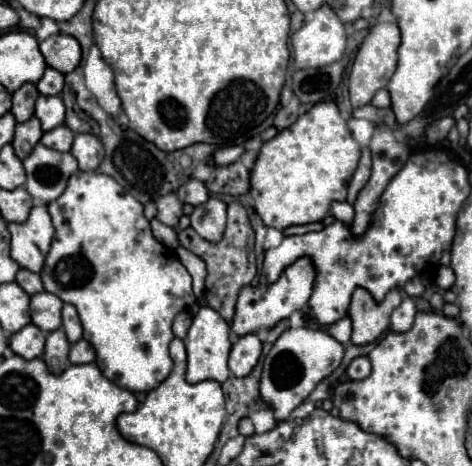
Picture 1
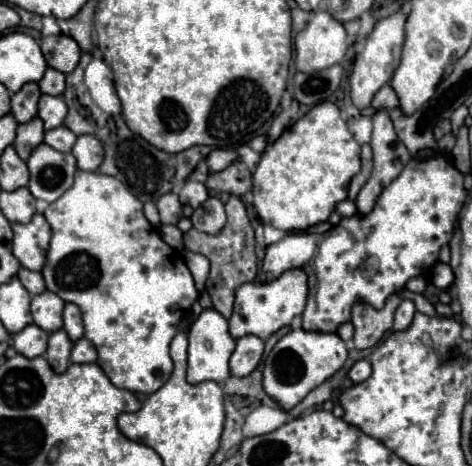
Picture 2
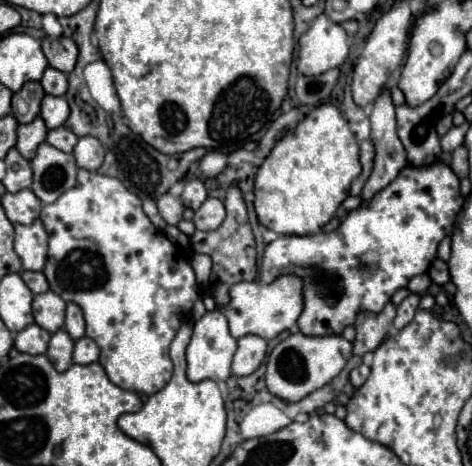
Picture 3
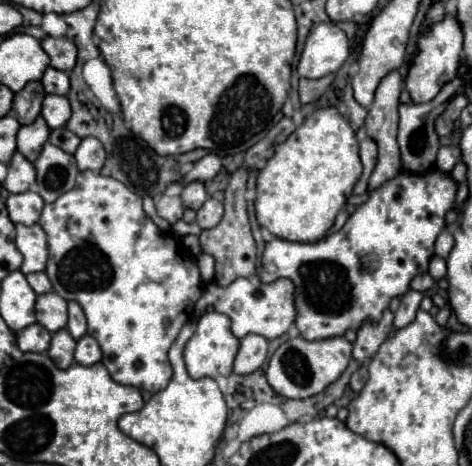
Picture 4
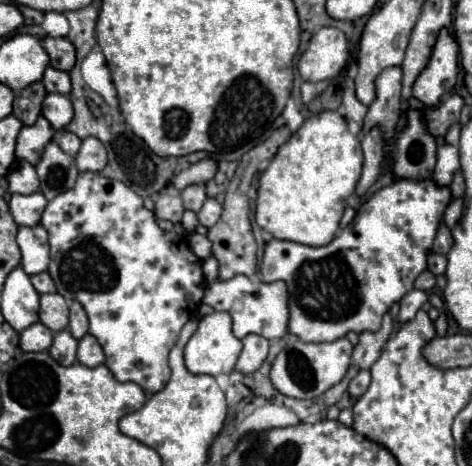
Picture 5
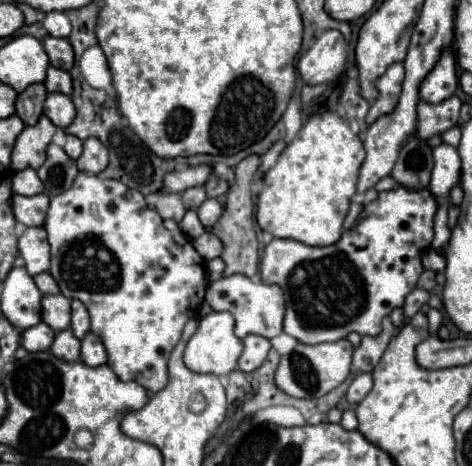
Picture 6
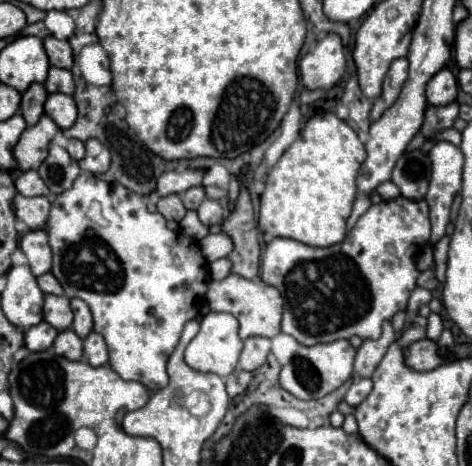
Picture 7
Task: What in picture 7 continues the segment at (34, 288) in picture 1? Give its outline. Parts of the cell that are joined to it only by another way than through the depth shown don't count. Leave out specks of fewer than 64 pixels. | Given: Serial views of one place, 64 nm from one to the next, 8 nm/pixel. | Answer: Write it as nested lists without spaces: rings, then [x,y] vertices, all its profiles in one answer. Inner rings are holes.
[[[46,272],[46,274],[42,274],[40,278],[38,278],[38,286],[40,286],[40,290],[42,292],[46,292],[46,294],[64,294],[64,290],[62,290],[62,286],[60,286],[60,282],[54,278],[54,274],[52,272]]]

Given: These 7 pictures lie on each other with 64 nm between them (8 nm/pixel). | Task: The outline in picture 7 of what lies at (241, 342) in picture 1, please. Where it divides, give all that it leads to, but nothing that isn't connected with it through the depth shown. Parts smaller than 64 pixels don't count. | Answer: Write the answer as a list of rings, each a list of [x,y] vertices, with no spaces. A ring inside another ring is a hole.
[[[252,336],[244,340],[244,350],[240,354],[240,368],[242,370],[256,370],[264,364],[270,352],[270,340],[262,336]]]

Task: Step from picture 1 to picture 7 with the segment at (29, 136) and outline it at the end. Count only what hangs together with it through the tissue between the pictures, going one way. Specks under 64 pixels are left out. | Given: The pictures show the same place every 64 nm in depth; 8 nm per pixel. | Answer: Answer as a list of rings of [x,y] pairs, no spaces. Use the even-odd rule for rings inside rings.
[[[46,114],[38,120],[38,124],[26,128],[14,148],[14,156],[18,160],[18,168],[20,170],[36,170],[44,158],[48,156],[48,146],[54,138],[54,134],[60,128],[54,124],[52,118],[48,118]]]

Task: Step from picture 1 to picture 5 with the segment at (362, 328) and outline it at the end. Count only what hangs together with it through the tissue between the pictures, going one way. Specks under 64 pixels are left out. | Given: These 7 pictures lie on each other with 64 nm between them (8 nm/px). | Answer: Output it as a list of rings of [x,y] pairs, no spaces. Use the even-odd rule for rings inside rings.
[[[386,314],[382,320],[382,328],[378,332],[362,332],[358,346],[352,352],[352,364],[356,368],[370,368],[380,358],[380,352],[386,340],[390,338],[392,330],[394,330],[394,322],[390,314]]]

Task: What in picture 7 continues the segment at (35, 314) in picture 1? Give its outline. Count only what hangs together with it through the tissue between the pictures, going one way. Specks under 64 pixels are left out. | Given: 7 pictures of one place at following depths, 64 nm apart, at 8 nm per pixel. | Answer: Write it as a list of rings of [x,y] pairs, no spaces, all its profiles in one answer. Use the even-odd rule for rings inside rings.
[[[46,294],[44,300],[44,320],[56,330],[68,330],[72,326],[72,308],[66,296]]]

